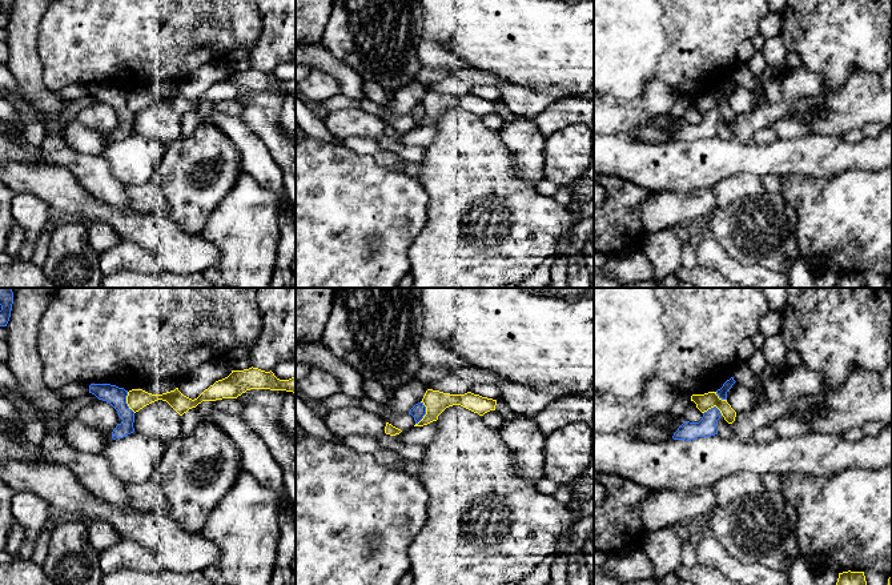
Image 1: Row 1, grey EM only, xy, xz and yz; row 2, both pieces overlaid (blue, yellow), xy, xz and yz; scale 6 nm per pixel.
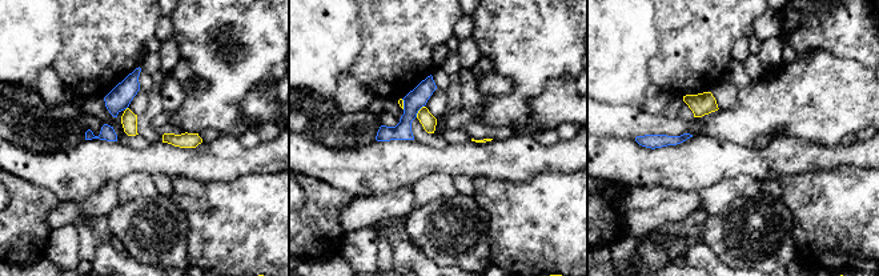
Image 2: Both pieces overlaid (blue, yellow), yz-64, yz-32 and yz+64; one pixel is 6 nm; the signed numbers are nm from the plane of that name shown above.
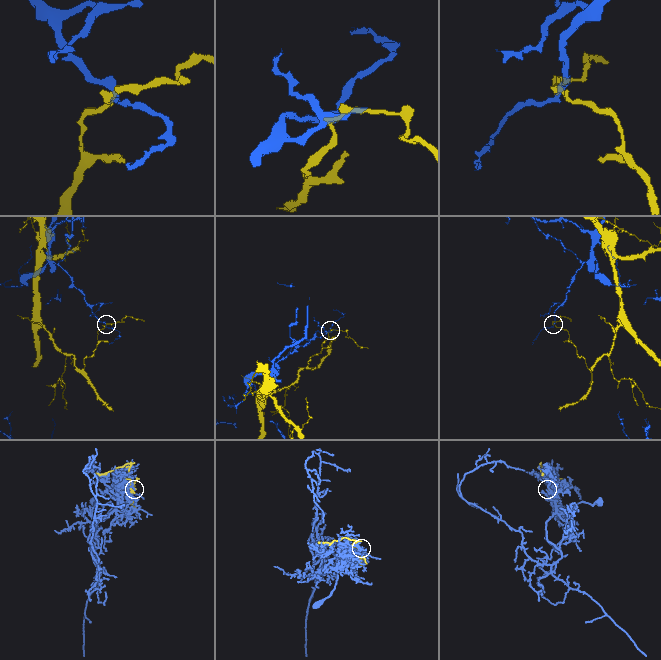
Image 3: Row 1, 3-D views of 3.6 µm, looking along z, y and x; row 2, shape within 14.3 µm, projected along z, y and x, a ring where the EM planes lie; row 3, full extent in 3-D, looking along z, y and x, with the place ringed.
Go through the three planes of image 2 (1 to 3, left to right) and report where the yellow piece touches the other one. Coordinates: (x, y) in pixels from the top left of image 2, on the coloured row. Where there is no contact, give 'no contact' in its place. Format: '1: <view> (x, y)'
1: no contact
2: yz-32 (418, 110)
3: no contact

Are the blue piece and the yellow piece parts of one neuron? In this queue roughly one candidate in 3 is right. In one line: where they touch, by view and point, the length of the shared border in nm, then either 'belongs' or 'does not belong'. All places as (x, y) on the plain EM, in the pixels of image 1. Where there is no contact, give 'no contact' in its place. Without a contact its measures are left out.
contact xz (425, 115); length 150 nm; does not belong

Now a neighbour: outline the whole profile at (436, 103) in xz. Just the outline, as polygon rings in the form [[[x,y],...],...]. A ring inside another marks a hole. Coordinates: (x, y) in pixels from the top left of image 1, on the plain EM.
[[[427,91],[422,103],[426,116],[414,128],[423,128],[438,121],[438,117],[449,108],[461,107],[479,117],[495,112],[497,101],[482,99],[467,93],[465,96],[450,96],[439,92]]]

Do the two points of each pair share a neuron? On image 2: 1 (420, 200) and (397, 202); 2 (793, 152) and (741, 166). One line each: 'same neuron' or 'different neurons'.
1: different neurons
2: same neuron

